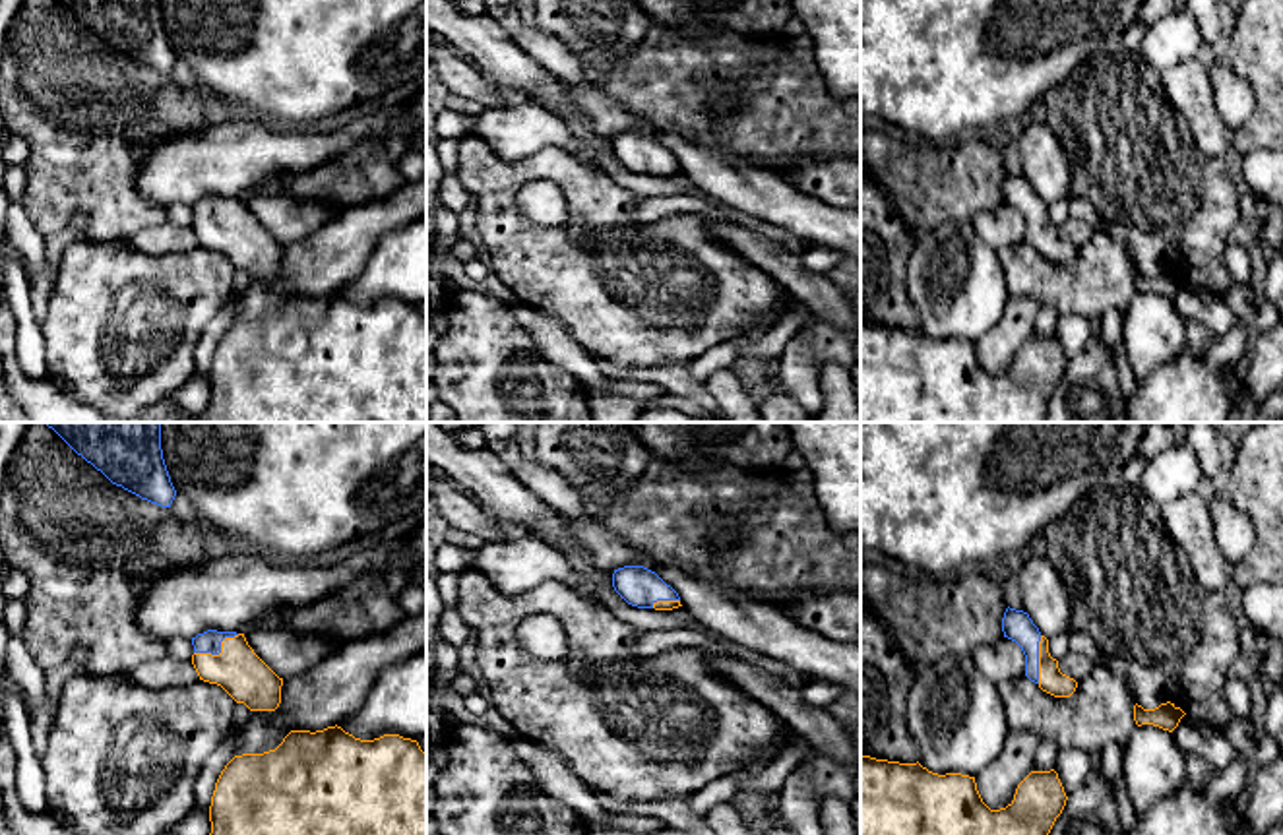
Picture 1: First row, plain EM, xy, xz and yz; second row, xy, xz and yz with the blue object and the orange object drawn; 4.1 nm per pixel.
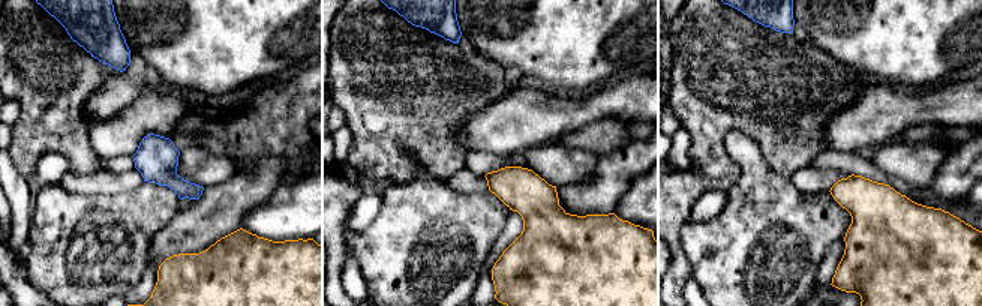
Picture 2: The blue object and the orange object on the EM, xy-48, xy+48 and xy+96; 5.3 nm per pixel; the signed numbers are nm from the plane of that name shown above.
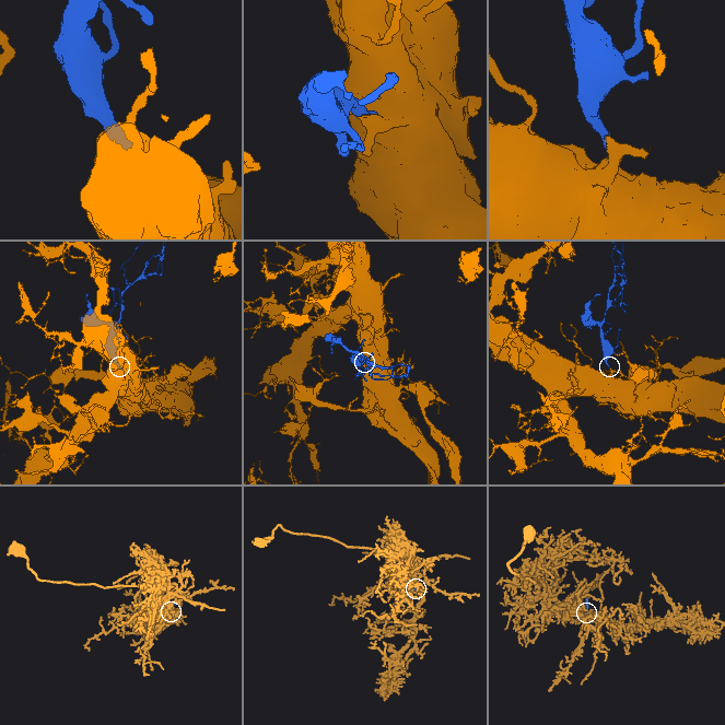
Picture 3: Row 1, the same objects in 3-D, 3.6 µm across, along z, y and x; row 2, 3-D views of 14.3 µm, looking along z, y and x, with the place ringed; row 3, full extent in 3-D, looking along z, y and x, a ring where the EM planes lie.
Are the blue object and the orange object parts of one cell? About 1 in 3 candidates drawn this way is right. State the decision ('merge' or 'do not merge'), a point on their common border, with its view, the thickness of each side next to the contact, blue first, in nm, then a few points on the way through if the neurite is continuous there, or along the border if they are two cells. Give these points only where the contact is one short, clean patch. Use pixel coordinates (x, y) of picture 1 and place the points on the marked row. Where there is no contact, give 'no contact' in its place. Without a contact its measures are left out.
merge; meets blue in xy at (219, 651); 100 nm thick on the blue side, 200 nm on the other; runs through xy (210, 642), (219, 651), (237, 669)

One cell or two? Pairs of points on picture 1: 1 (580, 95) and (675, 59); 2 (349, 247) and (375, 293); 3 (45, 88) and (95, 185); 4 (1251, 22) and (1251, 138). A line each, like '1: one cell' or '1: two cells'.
1: two cells
2: two cells
3: one cell
4: one cell

